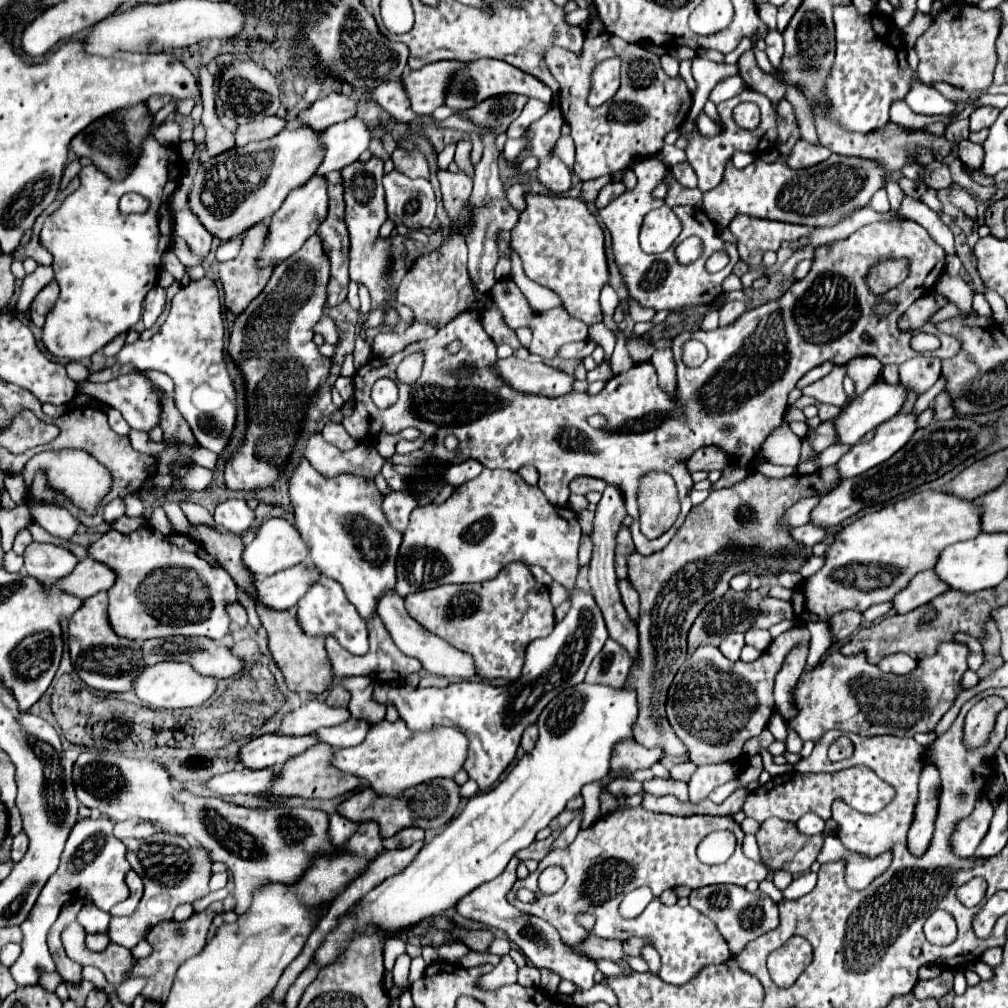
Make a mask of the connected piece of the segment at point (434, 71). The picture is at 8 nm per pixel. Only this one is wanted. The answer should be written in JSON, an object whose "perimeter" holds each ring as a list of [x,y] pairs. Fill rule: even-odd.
{"perimeter":[[[436,61],[404,75],[402,85],[410,99],[412,111],[418,115],[430,115],[434,109],[444,105],[446,85],[452,73],[460,67],[462,63],[458,61]]]}

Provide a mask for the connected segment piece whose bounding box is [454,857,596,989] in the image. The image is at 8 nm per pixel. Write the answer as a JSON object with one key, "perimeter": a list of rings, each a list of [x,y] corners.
{"perimeter":[[[512,857],[510,863],[506,865],[506,869],[494,881],[488,881],[486,885],[480,885],[478,889],[474,889],[474,893],[468,893],[466,897],[458,899],[458,903],[454,907],[456,913],[460,913],[466,919],[478,921],[482,925],[502,929],[508,935],[508,939],[512,943],[516,943],[520,947],[520,951],[532,961],[534,967],[548,969],[548,971],[560,975],[560,979],[570,979],[582,989],[592,987],[594,985],[592,977],[596,973],[596,963],[594,961],[586,961],[586,957],[578,957],[578,953],[570,953],[570,949],[566,949],[566,945],[558,937],[558,931],[550,923],[534,917],[534,915],[526,915],[526,913],[518,911],[516,907],[512,907],[506,901],[506,893],[516,881],[516,865],[518,863],[520,861],[516,857]]]}

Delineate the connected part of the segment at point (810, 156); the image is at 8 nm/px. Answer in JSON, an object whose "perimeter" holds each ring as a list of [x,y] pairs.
{"perimeter":[[[800,139],[792,147],[792,153],[790,153],[790,159],[788,159],[788,167],[806,169],[806,167],[812,167],[812,165],[818,165],[818,163],[826,161],[828,157],[830,157],[830,149],[820,147],[820,145],[810,145],[810,143]]]}

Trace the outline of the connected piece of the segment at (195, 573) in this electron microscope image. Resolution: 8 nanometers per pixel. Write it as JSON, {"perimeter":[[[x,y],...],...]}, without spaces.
{"perimeter":[[[152,527],[130,535],[110,529],[88,547],[88,555],[116,573],[116,583],[108,589],[108,623],[116,635],[138,641],[172,635],[222,639],[230,631],[226,605],[238,601],[238,587],[226,569],[206,561],[206,553],[190,537],[166,537]]]}

